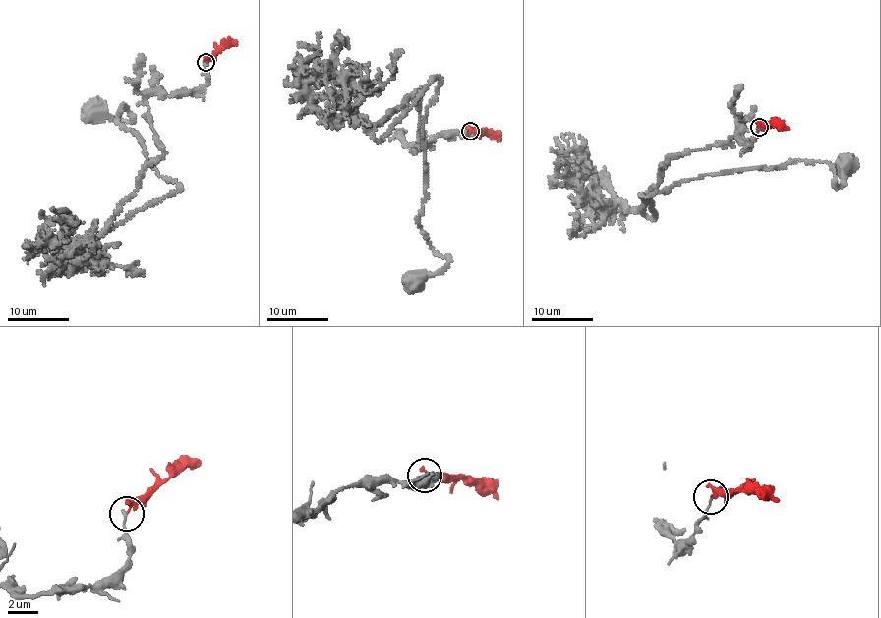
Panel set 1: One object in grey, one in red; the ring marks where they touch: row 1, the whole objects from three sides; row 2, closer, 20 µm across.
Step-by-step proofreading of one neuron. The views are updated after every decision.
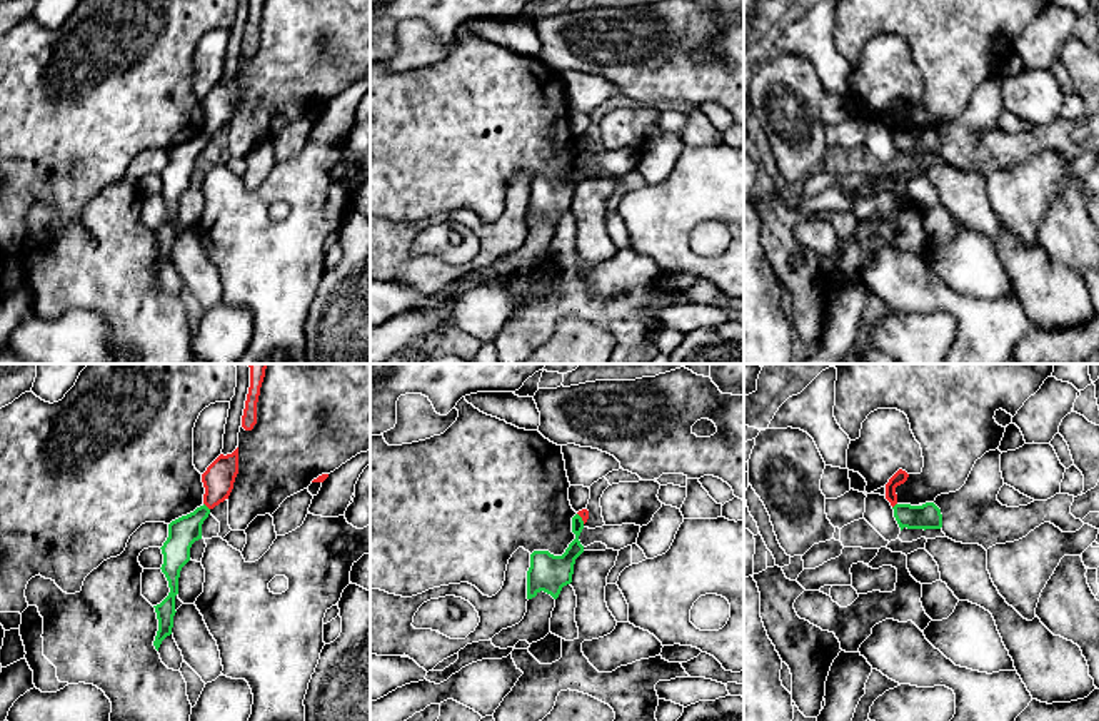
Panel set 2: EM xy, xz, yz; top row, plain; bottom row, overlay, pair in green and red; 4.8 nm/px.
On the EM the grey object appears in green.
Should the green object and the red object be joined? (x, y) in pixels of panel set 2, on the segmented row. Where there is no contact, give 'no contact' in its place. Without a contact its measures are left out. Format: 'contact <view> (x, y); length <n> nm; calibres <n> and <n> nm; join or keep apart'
contact xy (205, 506); length 50 nm; calibres 140 and 150 nm; keep apart

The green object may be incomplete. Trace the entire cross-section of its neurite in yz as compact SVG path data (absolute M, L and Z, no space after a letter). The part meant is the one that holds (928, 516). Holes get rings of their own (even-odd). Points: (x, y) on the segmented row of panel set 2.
M926 502L922 506L896 504L892 509L901 531L904 527L924 531L942 527L942 514L934 502Z

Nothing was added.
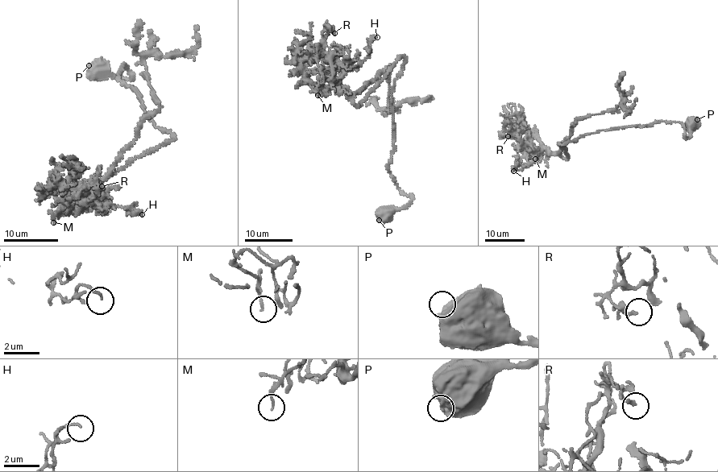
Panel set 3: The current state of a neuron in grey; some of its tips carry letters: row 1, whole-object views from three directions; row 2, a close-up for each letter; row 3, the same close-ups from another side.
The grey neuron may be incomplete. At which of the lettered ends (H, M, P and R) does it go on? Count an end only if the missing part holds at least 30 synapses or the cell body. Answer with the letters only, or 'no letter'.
no letter

